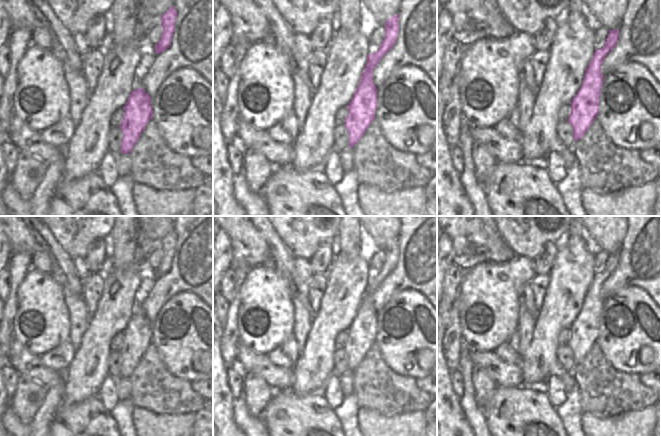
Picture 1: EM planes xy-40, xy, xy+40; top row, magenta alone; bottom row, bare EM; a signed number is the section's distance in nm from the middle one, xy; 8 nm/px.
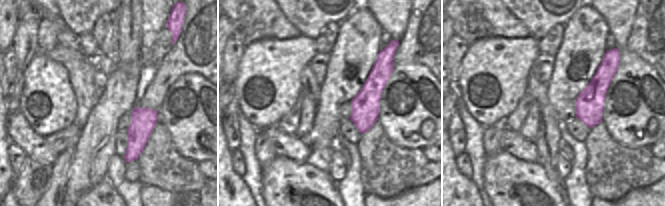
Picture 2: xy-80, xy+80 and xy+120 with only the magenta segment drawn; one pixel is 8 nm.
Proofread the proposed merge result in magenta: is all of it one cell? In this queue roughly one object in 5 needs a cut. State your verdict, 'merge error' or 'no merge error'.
no merge error

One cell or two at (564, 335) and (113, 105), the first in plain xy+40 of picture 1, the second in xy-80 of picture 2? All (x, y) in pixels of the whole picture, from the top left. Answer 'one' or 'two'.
two

